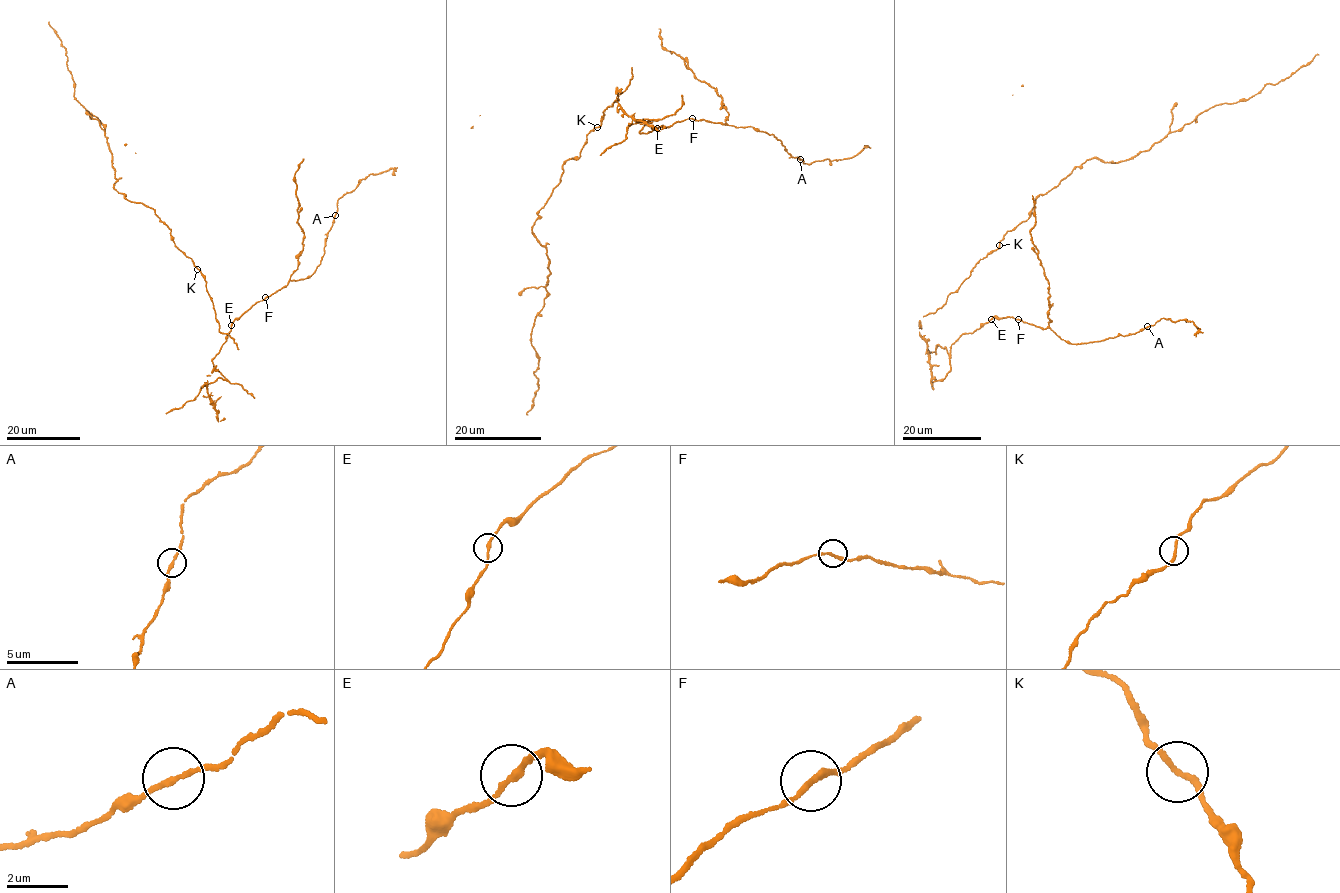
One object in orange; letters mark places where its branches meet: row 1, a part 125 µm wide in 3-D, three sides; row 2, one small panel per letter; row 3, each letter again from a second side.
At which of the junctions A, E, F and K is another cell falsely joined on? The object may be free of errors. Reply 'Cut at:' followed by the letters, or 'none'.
Cut at: none

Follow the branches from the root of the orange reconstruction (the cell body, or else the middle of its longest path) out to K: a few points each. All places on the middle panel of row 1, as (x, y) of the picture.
K: (632, 75), (628, 86), (603, 112), (601, 124), (598, 127)

